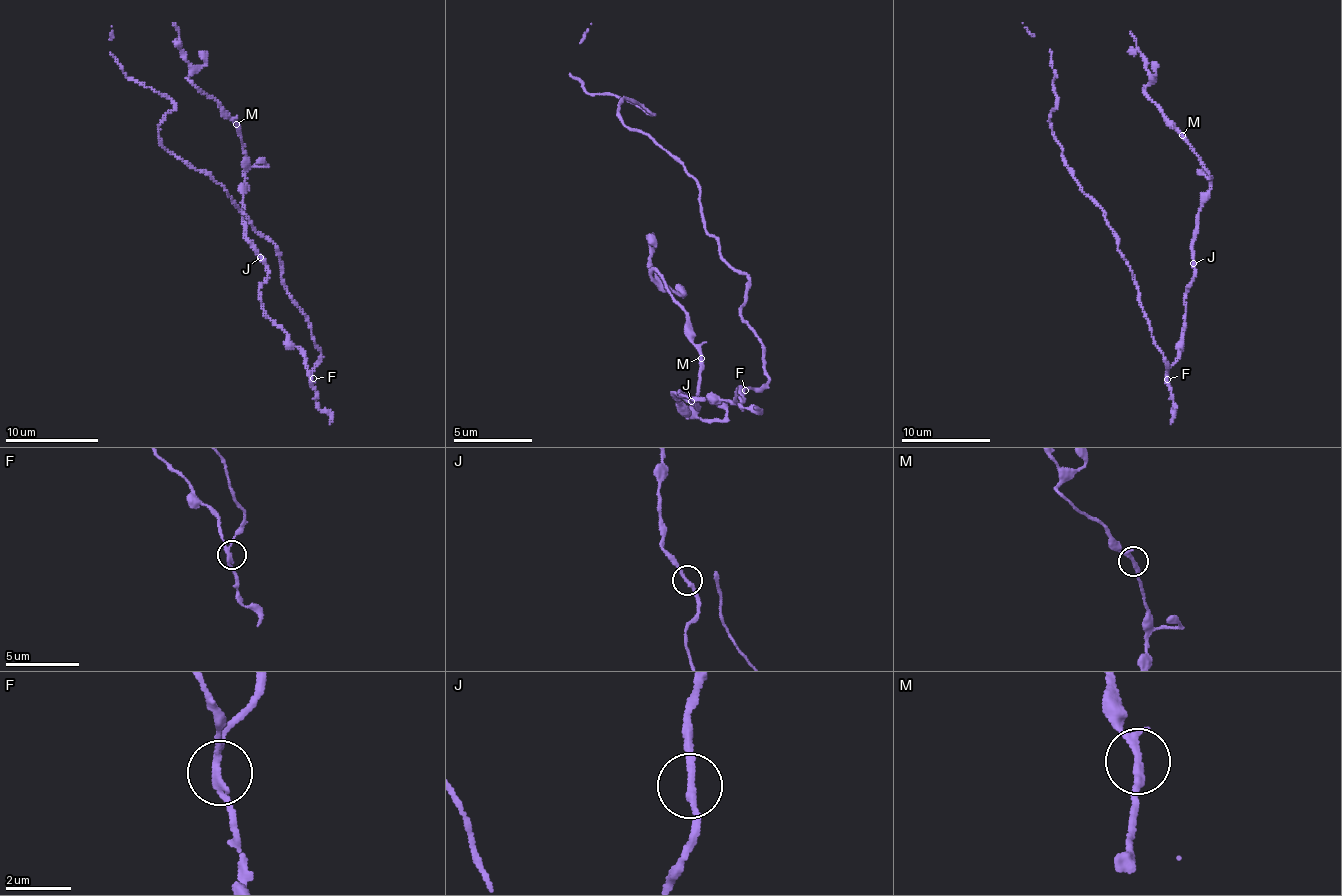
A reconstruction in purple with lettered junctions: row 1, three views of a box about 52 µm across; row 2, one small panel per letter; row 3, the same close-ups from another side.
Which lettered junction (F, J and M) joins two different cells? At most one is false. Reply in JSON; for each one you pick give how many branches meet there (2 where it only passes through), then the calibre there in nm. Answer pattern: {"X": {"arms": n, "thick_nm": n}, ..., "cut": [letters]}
{"F": {"arms": 3, "thick_nm": 180}, "cut": ["F"]}

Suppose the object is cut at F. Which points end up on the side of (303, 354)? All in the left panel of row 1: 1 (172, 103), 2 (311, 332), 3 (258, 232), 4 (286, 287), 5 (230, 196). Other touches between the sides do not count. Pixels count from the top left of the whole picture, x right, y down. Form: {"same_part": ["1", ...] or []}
{"same_part": []}

